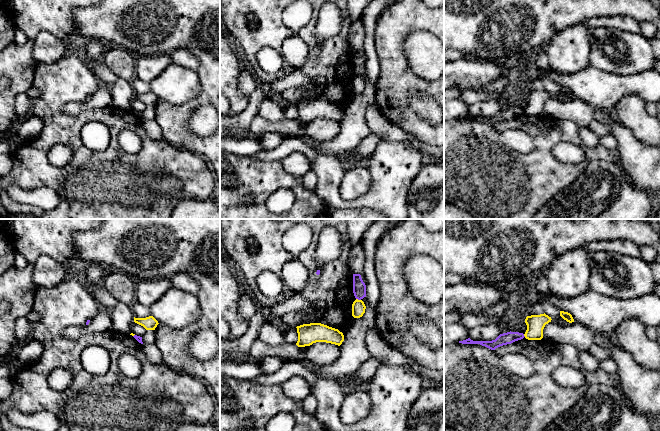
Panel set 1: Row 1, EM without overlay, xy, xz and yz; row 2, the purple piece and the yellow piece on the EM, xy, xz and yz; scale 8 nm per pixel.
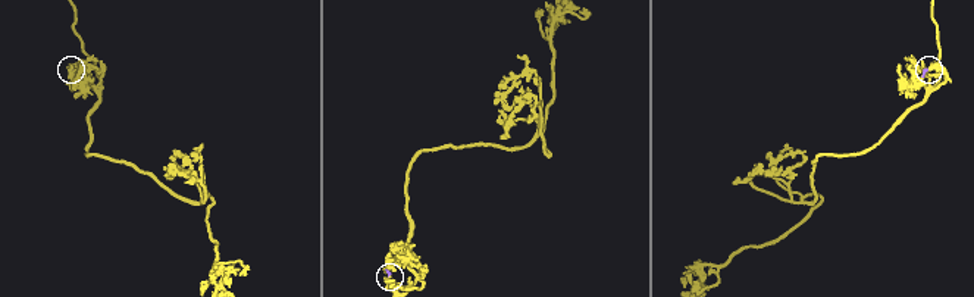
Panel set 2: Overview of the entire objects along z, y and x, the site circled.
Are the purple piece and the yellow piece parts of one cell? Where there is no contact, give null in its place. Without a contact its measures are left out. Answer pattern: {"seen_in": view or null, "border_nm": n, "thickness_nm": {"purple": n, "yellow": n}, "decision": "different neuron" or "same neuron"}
{"seen_in": "xz", "border_nm": 40, "thickness_nm": {"purple": 110, "yellow": 110}, "decision": "different neuron"}

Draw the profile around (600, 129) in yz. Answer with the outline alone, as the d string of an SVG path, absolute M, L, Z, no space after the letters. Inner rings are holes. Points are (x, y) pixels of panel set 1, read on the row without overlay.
M595 119L590 122L588 127L599 137L599 139L604 136L611 135L610 126Z

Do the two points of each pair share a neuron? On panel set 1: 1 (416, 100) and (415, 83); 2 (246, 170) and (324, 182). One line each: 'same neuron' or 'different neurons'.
1: different neurons
2: different neurons

